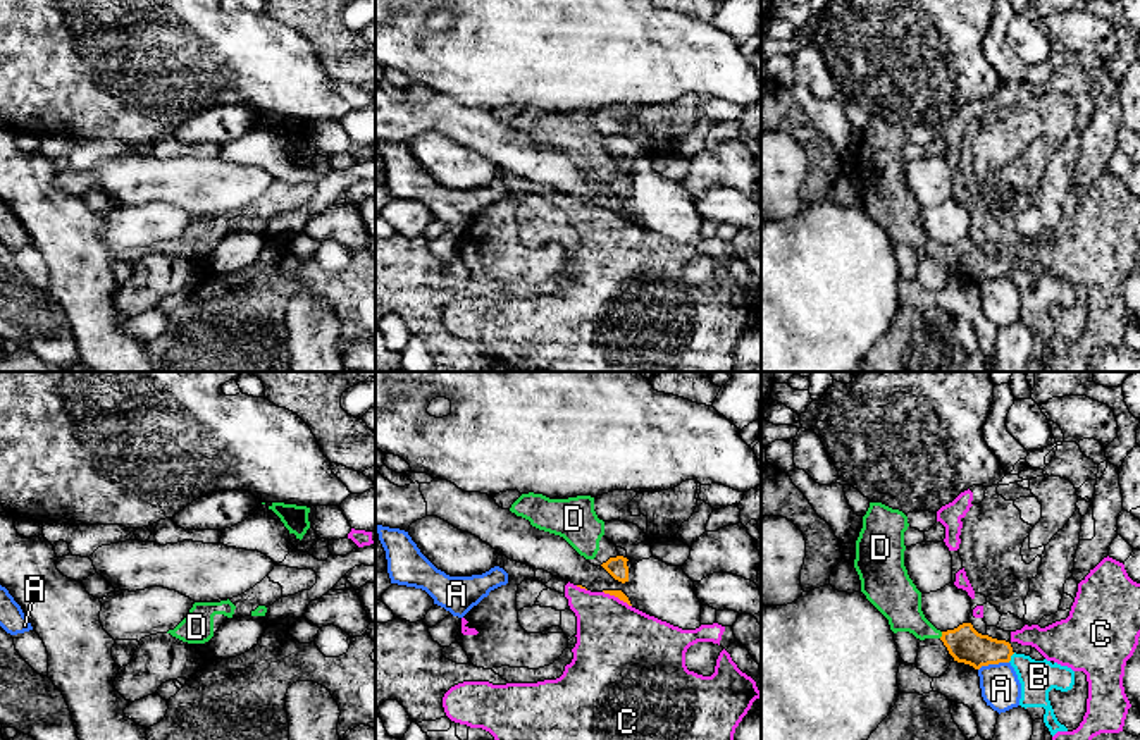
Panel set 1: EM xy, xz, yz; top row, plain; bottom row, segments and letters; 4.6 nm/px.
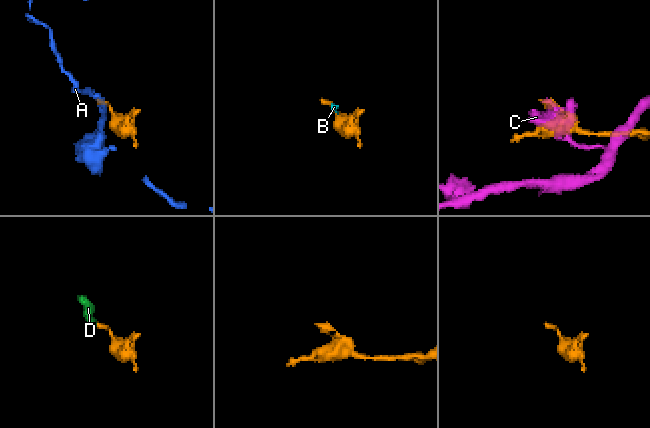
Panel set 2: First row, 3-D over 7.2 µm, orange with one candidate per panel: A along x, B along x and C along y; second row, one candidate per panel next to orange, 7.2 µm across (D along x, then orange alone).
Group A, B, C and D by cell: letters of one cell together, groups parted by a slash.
A / B C / D

